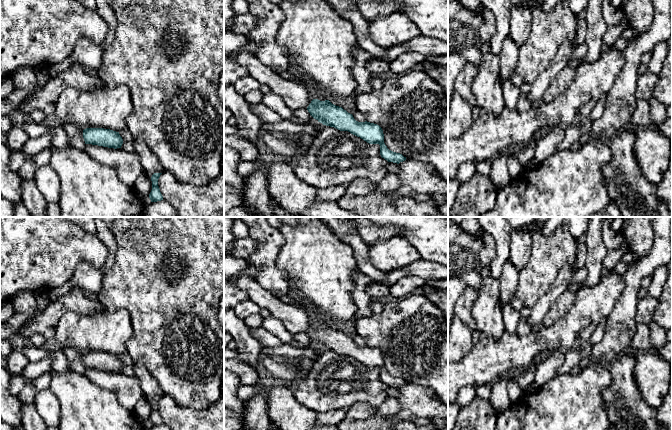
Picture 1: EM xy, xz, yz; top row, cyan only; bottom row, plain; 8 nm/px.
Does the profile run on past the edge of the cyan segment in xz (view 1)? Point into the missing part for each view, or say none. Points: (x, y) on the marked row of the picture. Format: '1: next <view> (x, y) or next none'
1: next xz (295, 94)

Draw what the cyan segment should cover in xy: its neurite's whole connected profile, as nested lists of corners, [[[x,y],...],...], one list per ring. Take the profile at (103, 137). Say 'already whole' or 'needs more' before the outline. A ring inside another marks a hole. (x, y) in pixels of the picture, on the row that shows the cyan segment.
already whole; [[[86,128],[83,130],[85,144],[108,148],[121,148],[123,139],[119,132],[104,128]]]

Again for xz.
needs more; [[[225,31],[224,55],[232,56],[239,51],[240,53],[235,58],[236,63],[245,67],[250,77],[260,84],[267,85],[272,92],[281,96],[293,111],[306,108],[310,115],[323,125],[334,127],[340,131],[348,131],[369,144],[379,144],[381,157],[388,162],[399,164],[406,160],[402,154],[387,148],[384,143],[383,130],[379,125],[367,121],[358,122],[352,114],[342,107],[332,104],[329,100],[312,100],[305,84],[297,80],[283,79],[256,56],[246,52],[244,48],[248,43],[246,35]]]

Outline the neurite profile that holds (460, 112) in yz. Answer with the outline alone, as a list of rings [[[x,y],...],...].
[[[454,93],[448,108],[448,138],[462,135],[472,122],[473,108],[460,94]]]

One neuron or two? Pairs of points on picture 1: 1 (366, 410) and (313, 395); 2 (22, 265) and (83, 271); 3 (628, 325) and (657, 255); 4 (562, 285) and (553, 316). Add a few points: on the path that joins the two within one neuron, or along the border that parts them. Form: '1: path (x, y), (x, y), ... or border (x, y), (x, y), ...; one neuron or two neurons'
1: border (375, 407), (363, 402), (356, 402), (348, 409); two neurons
2: border (98, 267), (81, 263), (68, 280); two neurons
3: path (628, 308), (632, 280), (640, 272); one neuron
4: border (567, 289), (556, 300), (545, 316); two neurons

